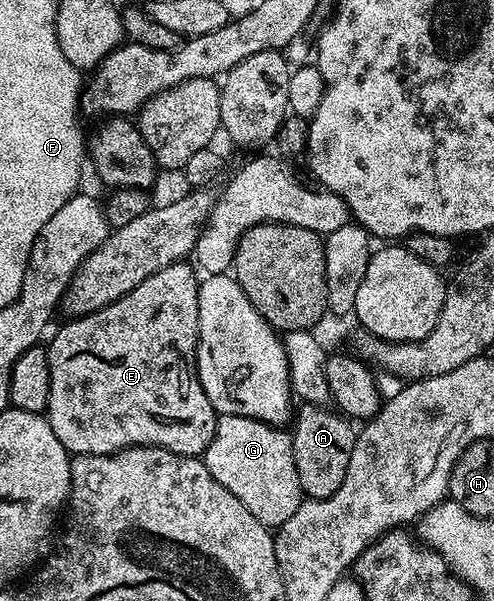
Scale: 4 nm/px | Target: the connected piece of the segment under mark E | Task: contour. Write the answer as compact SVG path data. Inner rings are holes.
M163 268L155 271L154 274L149 274L148 277L143 279L142 282L136 284L136 288L132 288L122 298L117 298L115 302L110 302L108 305L102 307L101 310L93 310L90 314L83 314L81 316L71 317L70 322L66 322L58 331L54 334L54 339L51 340L50 346L45 347L46 359L48 360L48 376L50 377L50 387L48 388L48 400L46 401L46 409L44 411L44 417L46 423L52 428L52 432L56 436L56 440L60 440L60 444L65 448L66 453L71 456L77 456L79 454L115 454L116 451L123 449L128 446L159 446L164 448L168 452L173 454L189 454L193 455L194 450L194 394L196 398L196 390L192 385L192 362L188 357L193 355L194 346L198 343L198 295L196 293L195 283L190 283L190 274L186 270L178 270L182 268Z

